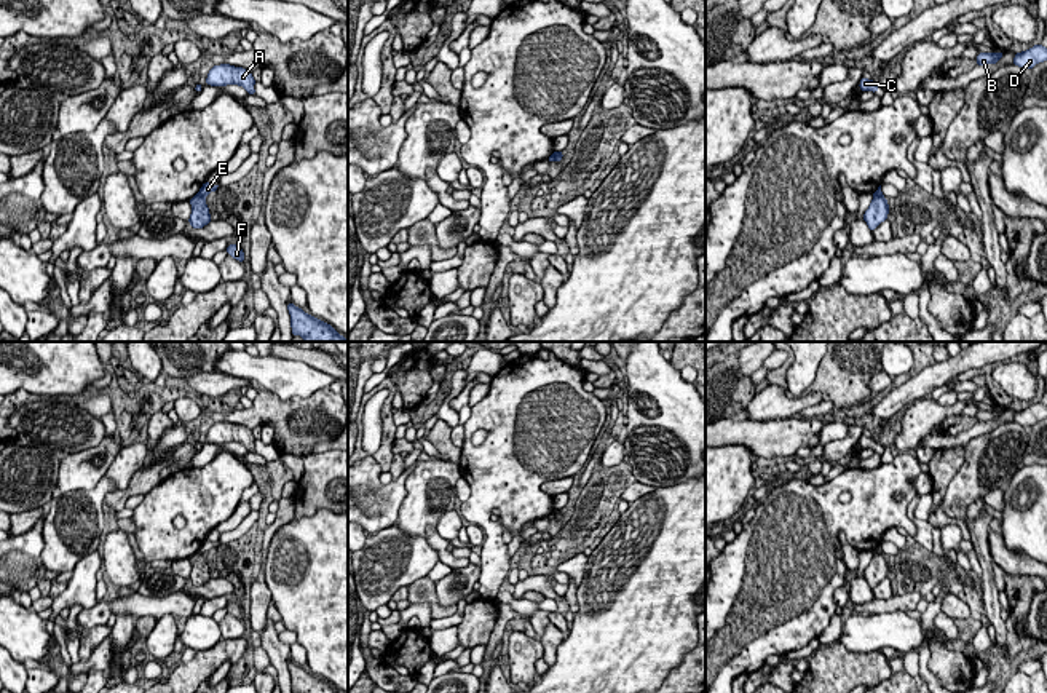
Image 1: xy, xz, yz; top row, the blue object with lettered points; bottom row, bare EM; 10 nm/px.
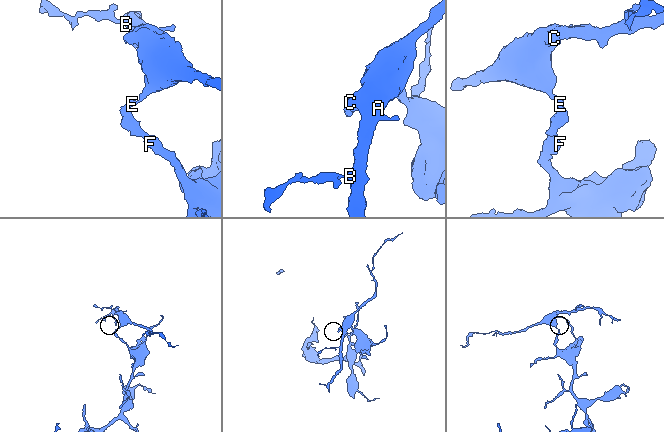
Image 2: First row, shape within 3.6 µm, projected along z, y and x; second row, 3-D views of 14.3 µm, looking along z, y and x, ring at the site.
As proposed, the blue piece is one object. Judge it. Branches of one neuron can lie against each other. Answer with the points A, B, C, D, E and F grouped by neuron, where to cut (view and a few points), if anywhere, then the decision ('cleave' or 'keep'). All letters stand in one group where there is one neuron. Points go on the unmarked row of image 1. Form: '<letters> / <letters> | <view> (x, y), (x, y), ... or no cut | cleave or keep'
A B C D E / F | xy (198, 551), (203, 554) | cleave

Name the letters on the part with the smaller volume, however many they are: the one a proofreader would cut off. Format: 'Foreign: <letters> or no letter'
Foreign: A, B, C, D, E

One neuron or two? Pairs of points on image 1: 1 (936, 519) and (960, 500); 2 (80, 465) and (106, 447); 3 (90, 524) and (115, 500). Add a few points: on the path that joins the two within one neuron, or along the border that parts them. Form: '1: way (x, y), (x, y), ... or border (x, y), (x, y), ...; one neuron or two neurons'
1: border (953, 476), (940, 508), (961, 518), (971, 538); two neurons
2: way (86, 462), (99, 452); one neuron
3: border (115, 489), (102, 500); two neurons

